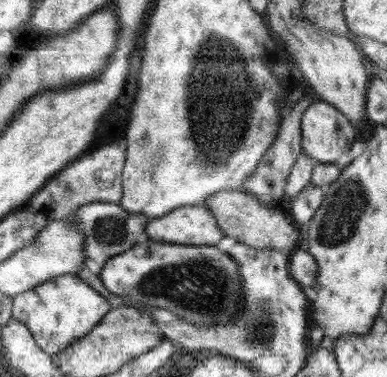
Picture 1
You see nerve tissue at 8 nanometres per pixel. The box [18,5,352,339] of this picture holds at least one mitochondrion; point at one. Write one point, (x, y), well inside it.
(220, 100)

